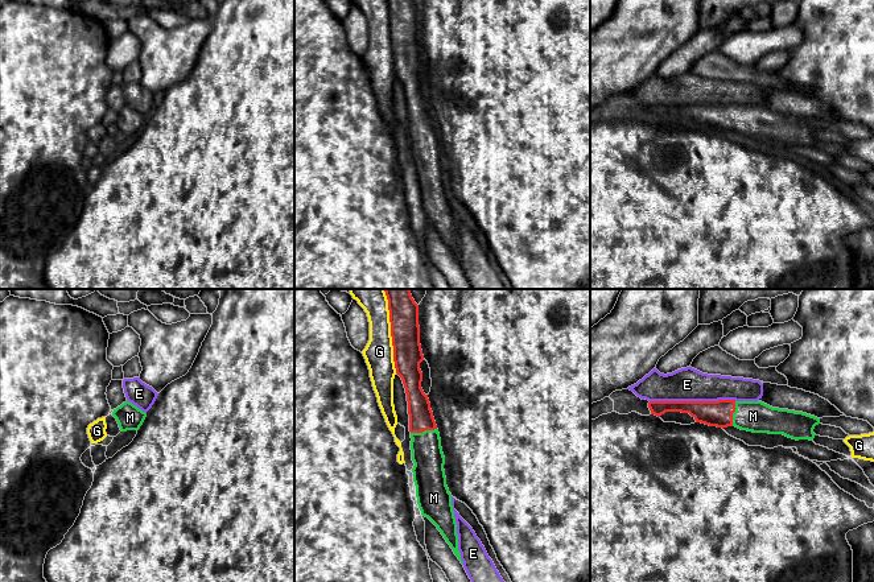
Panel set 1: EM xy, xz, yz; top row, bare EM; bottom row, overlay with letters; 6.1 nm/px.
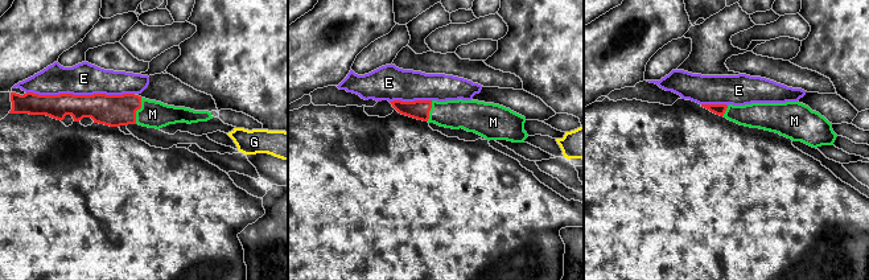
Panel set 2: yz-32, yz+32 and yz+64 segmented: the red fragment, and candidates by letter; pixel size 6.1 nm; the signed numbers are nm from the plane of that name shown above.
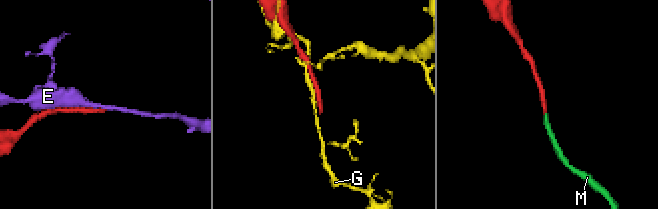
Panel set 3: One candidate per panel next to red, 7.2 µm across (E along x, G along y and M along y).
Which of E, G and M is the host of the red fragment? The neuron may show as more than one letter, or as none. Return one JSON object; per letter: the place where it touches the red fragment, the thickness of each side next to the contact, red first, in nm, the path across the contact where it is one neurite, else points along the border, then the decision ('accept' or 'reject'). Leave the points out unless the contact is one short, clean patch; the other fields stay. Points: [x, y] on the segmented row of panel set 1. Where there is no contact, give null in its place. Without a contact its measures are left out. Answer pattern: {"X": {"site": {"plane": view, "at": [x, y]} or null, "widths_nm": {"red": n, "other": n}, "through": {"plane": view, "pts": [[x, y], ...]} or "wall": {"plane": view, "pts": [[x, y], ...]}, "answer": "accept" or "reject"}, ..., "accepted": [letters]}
{"E": {"site": {"plane": "yz", "at": [692, 401]}, "widths_nm": {"red": 160, "other": 200}, "answer": "reject"}, "G": {"site": {"plane": "xz", "at": [391, 331]}, "widths_nm": {"red": 180, "other": 180}, "answer": "reject"}, "M": {"site": {"plane": "xz", "at": [423, 430]}, "widths_nm": {"red": 150, "other": 190}, "through": {"plane": "xz", "pts": [[421, 419], [423, 430], [427, 453]]}, "answer": "accept"}, "accepted": ["M"]}

